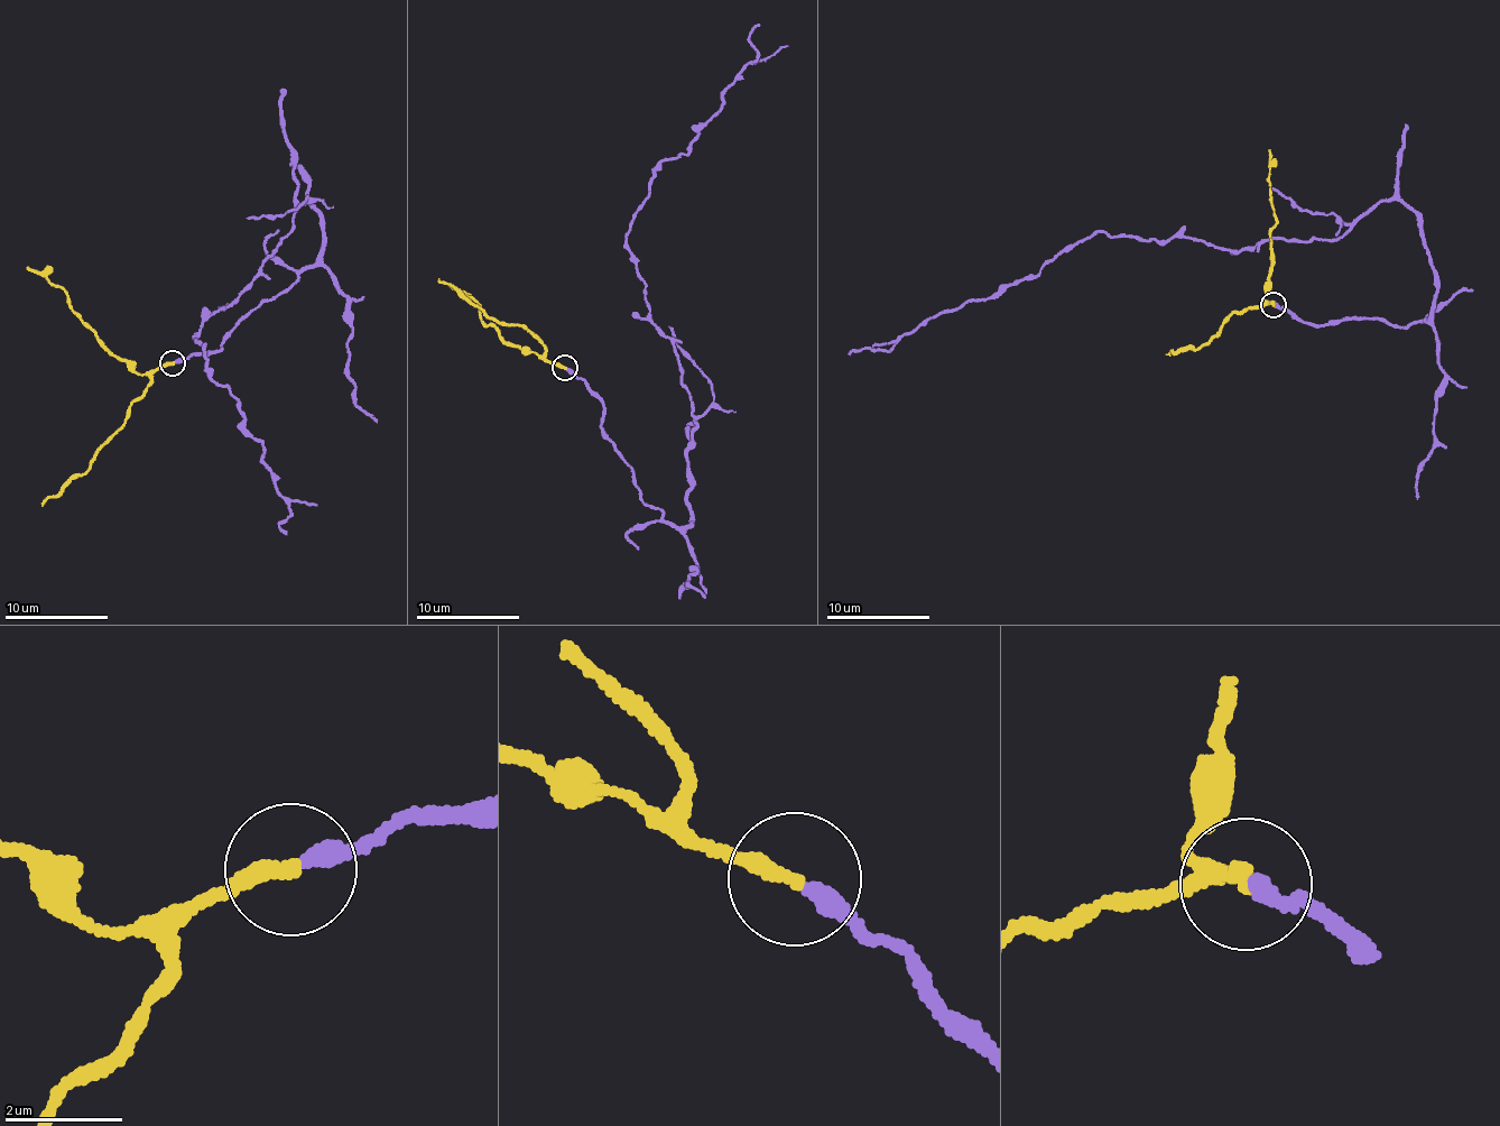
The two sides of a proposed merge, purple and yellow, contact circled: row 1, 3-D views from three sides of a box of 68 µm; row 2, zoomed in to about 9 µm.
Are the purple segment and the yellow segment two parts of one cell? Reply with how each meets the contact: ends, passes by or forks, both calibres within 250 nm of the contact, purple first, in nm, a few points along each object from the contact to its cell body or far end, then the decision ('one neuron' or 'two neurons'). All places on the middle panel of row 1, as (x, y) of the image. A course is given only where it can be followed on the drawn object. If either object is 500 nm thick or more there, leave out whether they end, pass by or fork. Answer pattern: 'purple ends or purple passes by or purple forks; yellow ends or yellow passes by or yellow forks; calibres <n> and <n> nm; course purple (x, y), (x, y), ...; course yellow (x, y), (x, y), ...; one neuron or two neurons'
purple ends; yellow ends; calibres 300 and 280 nm; course purple (565, 368), (642, 501), (686, 528), (690, 390), (624, 234), (756, 58), (760, 24); course yellow (565, 368), (546, 360), (538, 335), (521, 325), (508, 325), (462, 291), (437, 282); one neuron

